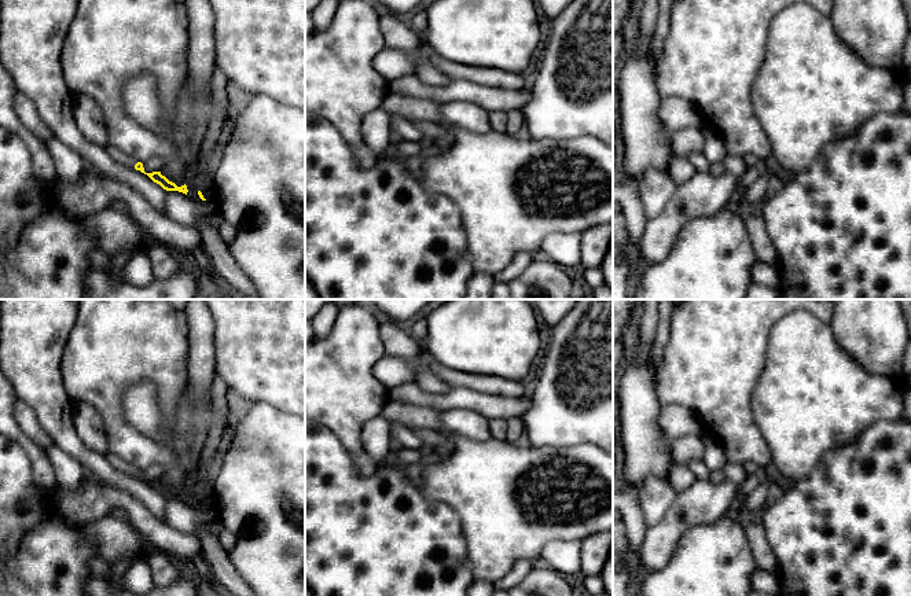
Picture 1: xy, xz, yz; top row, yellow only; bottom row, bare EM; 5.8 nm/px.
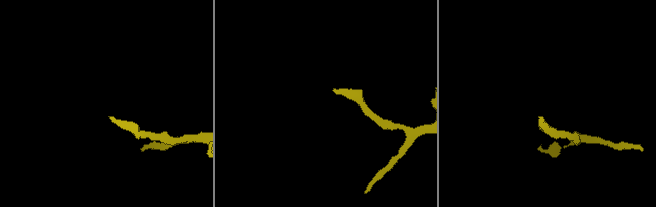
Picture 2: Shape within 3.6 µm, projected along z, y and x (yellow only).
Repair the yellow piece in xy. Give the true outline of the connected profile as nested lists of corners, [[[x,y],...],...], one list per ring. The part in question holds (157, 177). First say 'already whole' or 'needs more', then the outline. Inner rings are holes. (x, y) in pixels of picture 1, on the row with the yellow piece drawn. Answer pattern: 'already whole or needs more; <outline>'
needs more; [[[109,146],[106,151],[120,165],[140,170],[142,173],[147,174],[154,183],[159,184],[164,190],[179,191],[187,195],[188,190],[185,184],[181,187],[177,187],[175,183],[169,181],[165,176],[162,176],[161,172],[146,173],[142,162],[136,162],[135,159],[128,158],[124,152],[121,152],[114,146]]]

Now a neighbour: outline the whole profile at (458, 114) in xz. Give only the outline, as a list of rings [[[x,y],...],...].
[[[462,100],[447,102],[440,104],[441,121],[437,124],[442,133],[434,137],[434,146],[449,148],[455,140],[456,130],[463,129],[470,133],[488,133],[489,113],[474,104]]]

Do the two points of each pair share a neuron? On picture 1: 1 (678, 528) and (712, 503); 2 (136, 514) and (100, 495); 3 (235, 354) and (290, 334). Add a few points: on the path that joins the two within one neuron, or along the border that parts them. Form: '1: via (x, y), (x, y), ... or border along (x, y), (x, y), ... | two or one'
1: via (686, 521), (704, 503) | one
2: via (128, 506), (109, 499) | one
3: via (249, 354), (264, 352), (276, 341) | one

